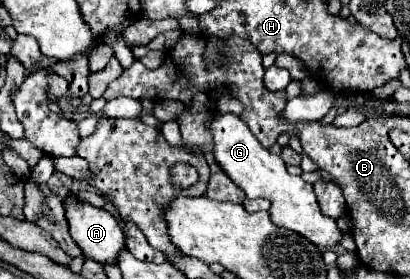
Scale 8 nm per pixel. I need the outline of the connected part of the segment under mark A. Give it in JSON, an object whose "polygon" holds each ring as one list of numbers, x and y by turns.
{"polygon":[[70,193,64,199,64,213,70,225,70,235,76,241,76,245,84,251,84,257,94,259,98,263,116,263,118,253,124,249,124,233,118,225,118,221,104,209,98,209,82,199,78,199,74,193]]}

